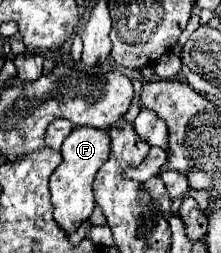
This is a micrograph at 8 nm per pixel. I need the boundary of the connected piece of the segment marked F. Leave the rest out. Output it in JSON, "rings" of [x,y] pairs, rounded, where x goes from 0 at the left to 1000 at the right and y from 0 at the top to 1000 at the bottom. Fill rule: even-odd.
{"rings":[[[362,498],[317,522],[271,601],[281,601],[281,648],[226,696],[226,767],[244,806],[244,870],[299,925],[326,925],[425,830],[416,727],[425,727],[434,680],[498,617],[498,538],[480,514]]]}

